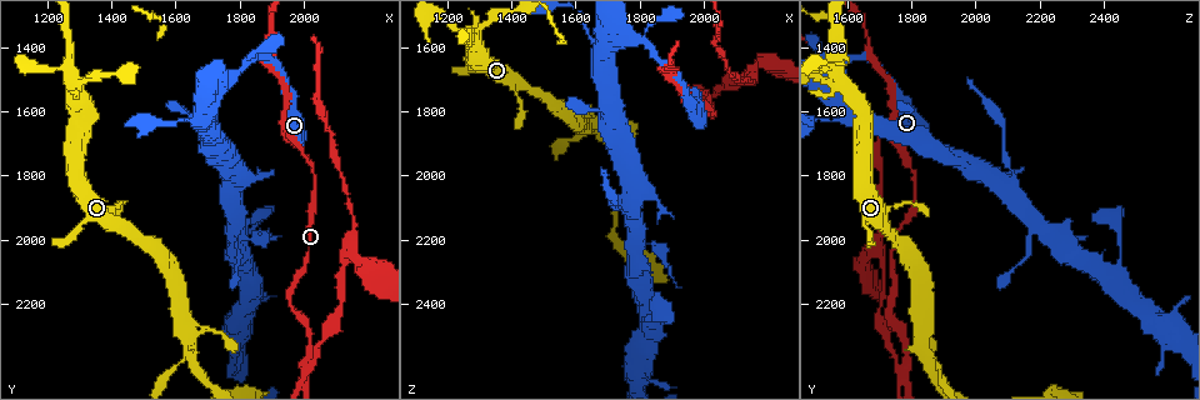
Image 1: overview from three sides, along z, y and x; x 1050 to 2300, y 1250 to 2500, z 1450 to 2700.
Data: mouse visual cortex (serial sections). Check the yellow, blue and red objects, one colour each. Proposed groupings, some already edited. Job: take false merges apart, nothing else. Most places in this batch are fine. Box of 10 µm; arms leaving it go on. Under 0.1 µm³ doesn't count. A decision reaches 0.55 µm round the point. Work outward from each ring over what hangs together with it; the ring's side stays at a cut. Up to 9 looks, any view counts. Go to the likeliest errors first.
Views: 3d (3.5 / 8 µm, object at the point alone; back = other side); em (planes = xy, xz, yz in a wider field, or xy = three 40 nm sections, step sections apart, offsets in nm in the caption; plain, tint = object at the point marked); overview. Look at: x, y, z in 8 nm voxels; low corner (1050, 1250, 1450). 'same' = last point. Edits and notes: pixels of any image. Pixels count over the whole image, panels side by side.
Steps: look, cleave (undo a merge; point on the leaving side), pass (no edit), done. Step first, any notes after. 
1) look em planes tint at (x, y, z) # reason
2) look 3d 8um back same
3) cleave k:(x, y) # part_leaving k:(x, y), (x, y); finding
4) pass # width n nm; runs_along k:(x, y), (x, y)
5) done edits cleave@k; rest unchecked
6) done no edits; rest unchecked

look 3d 3.5um at (2010, 2380, 1780) # sharp bend

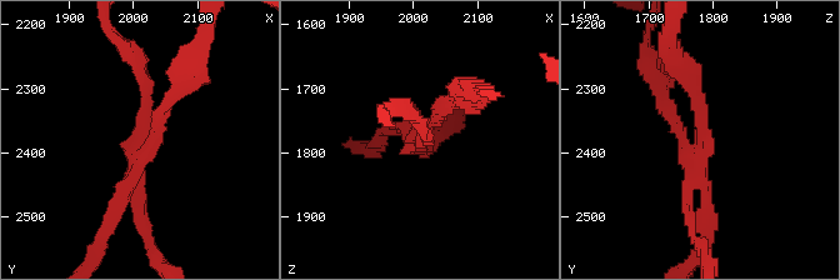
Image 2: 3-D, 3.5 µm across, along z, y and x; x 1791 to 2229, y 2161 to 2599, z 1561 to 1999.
look em xy step 1 tint at (2015, 2375, 1785) # arms 4; arm_widths 150, 200, 200, 200 nm

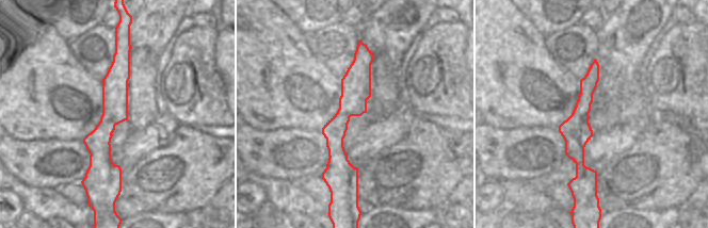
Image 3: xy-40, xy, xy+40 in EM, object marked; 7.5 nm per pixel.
cleave 2:(109, 225) # part_leaving 2:(145, 148), (195, 51); two cells meet here

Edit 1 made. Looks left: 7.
look 3d 3.5um at (1270, 1460, 1560) # four arms meet

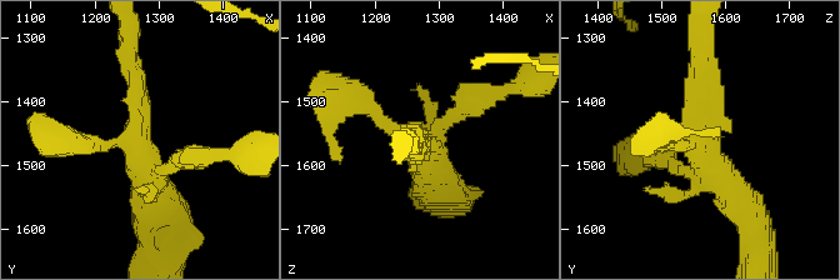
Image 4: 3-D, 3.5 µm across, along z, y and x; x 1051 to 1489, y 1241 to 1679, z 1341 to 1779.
look em xy step 2 plain at (1260, 1465, 1560) # need the tissue

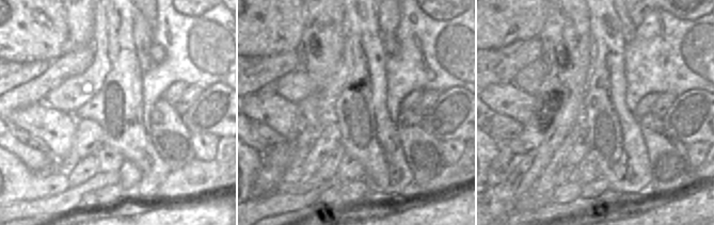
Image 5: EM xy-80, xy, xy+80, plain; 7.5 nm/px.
look em xy step 2 tint same # where the object lies

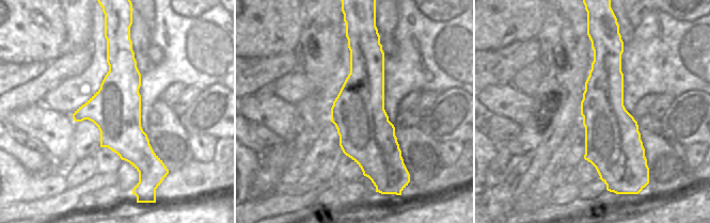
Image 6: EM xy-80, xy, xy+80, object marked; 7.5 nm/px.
pass # runs_along 6:(363, 42), (376, 179); continuous, no second cell

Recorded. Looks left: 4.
look overview # see it whole again

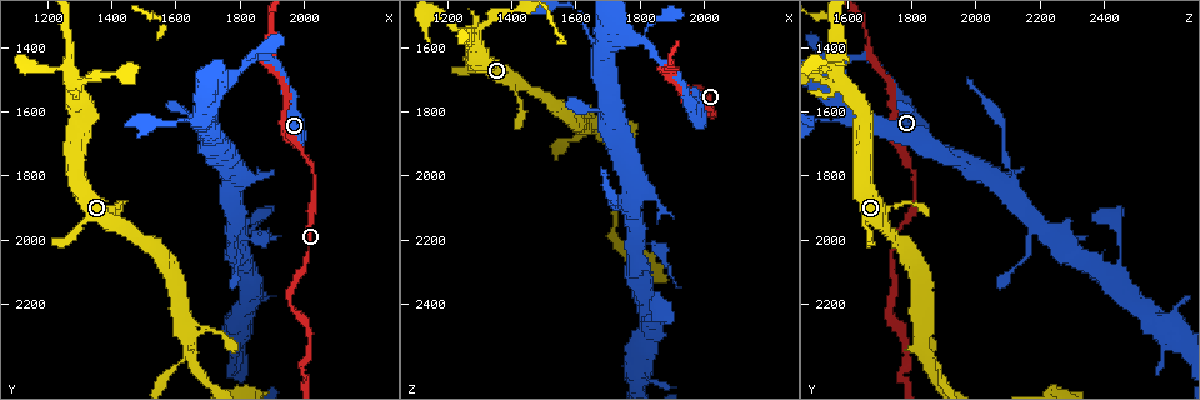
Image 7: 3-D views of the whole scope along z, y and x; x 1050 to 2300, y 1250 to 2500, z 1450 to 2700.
look 3d 8um back at (1650, 2360, 1850) # small branch off a trunk

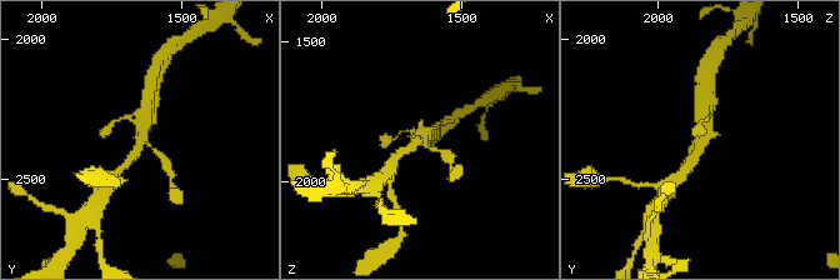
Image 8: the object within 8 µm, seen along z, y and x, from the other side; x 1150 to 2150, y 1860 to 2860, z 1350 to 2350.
look 3d 3.5um same

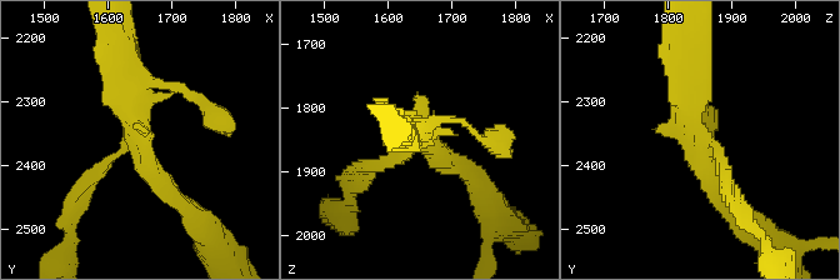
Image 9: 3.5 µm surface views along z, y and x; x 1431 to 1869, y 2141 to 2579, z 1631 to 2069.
look em xy step 1 tint at (1645, 2355, 1850) # arms 3; arm_widths 150, 250, 400 nm; now the EM

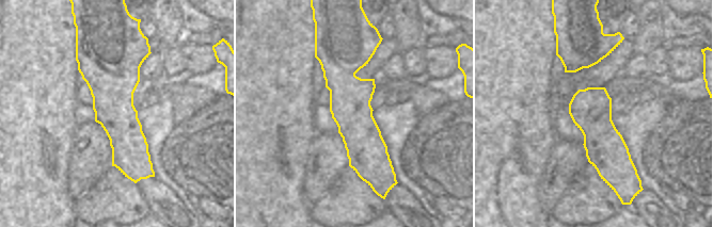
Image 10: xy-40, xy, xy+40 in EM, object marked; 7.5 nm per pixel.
pass # runs_along 10:(346, 42), (346, 90), (373, 180); continuous, no second cell

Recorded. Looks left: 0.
done edits cleave@2; rest unchecked

